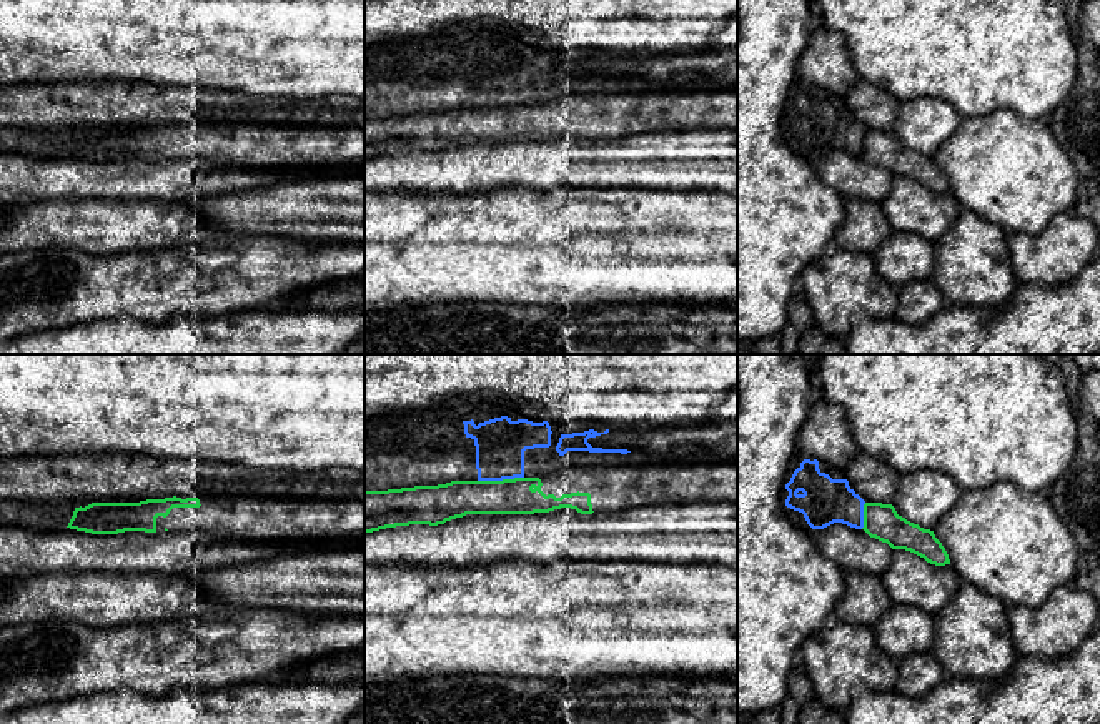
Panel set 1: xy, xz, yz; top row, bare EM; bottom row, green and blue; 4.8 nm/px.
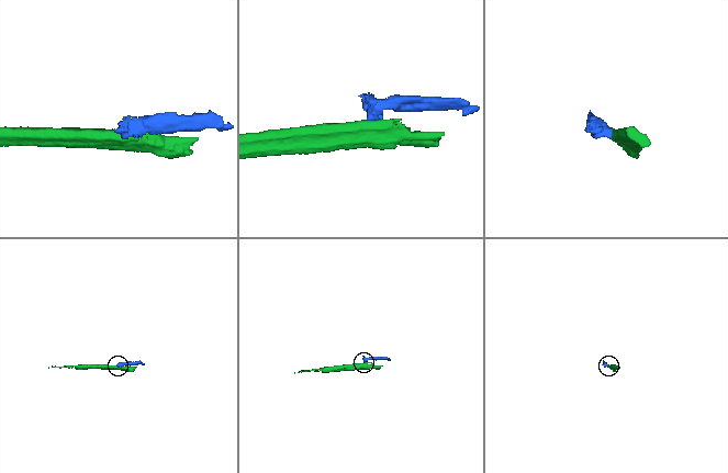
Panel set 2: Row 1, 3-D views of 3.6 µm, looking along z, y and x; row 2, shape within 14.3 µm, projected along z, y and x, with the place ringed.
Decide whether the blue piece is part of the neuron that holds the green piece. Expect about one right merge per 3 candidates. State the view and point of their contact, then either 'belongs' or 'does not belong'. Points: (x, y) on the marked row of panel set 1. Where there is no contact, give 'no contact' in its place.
meets green in xz at (500, 481); does not belong

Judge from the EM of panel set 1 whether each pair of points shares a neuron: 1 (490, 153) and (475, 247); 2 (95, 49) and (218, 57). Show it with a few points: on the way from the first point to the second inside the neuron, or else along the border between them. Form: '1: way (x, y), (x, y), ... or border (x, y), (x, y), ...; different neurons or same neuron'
1: border (521, 187), (445, 195); different neurons
2: way (125, 49), (188, 49); same neuron

